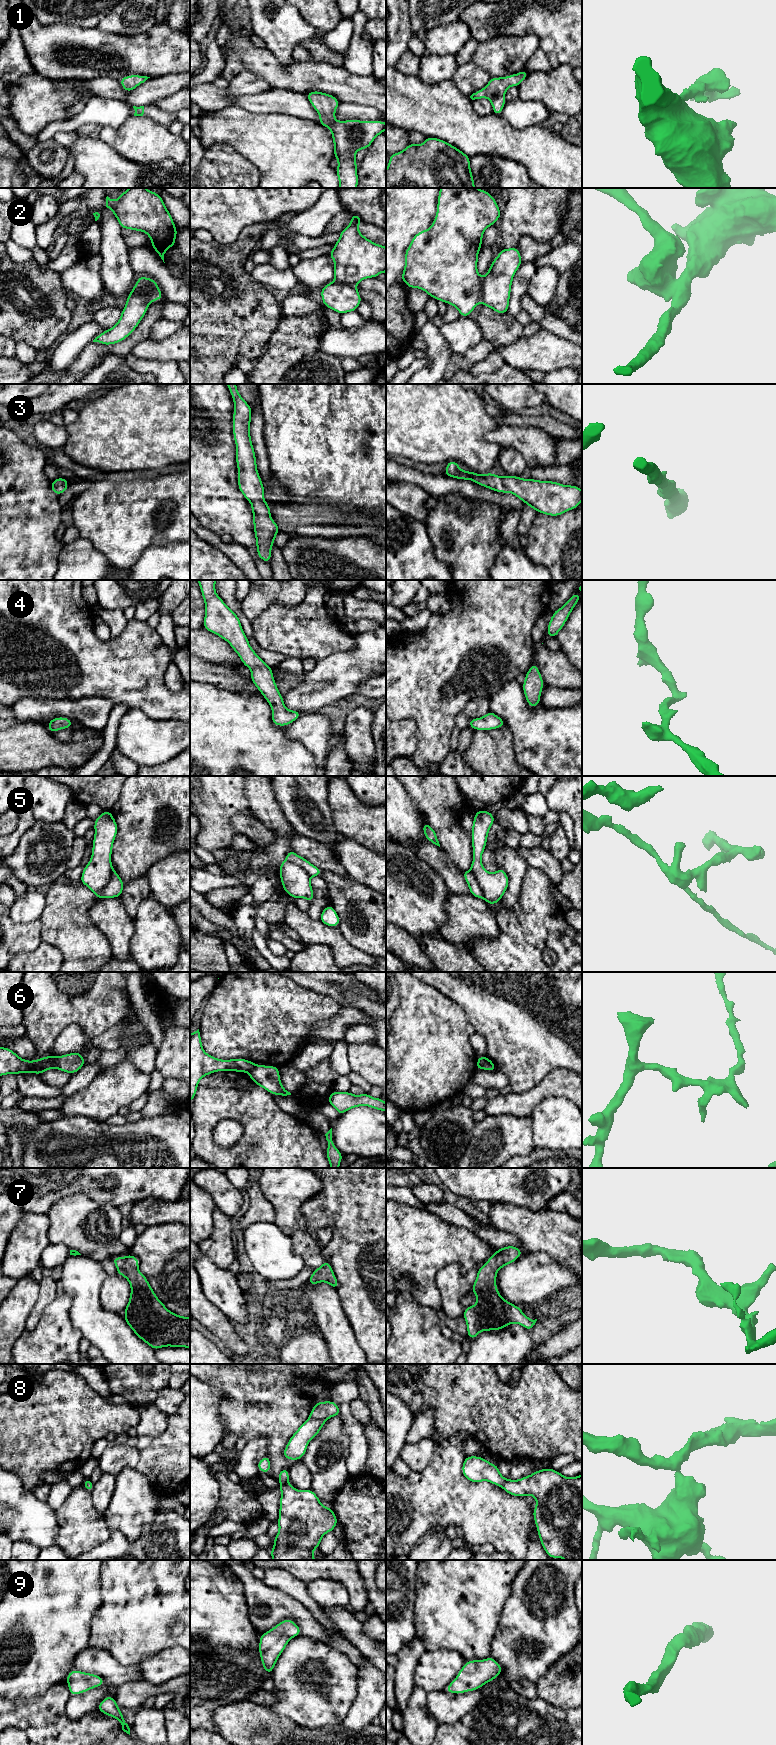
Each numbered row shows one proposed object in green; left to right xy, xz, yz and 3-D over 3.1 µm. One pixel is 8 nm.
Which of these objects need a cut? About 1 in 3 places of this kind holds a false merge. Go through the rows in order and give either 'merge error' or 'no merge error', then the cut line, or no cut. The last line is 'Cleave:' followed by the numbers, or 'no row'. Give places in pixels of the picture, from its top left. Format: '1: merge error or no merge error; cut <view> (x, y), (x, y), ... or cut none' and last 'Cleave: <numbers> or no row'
1: no merge error; cut none
2: merge error; cut xy (152, 279), (148, 283), (151, 286), (151, 296), (154, 300)
3: no merge error; cut none
4: no merge error; cut none
5: merge error; cut xy (113, 869), (107, 884), (101, 891), (102, 897)
6: merge error; cut yz (485, 1056), (482, 1068)
7: no merge error; cut none
8: merge error; cut xz (287, 1480), (280, 1482)
9: no merge error; cut none
Cleave: 2, 5, 6, 8

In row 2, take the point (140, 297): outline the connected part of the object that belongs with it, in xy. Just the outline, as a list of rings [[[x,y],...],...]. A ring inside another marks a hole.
[[[138,278],[135,286],[127,296],[124,309],[121,311],[121,317],[110,329],[106,329],[99,334],[93,342],[103,345],[112,345],[122,342],[139,325],[145,316],[148,306],[154,301],[151,295],[152,286],[148,283],[152,278]]]

